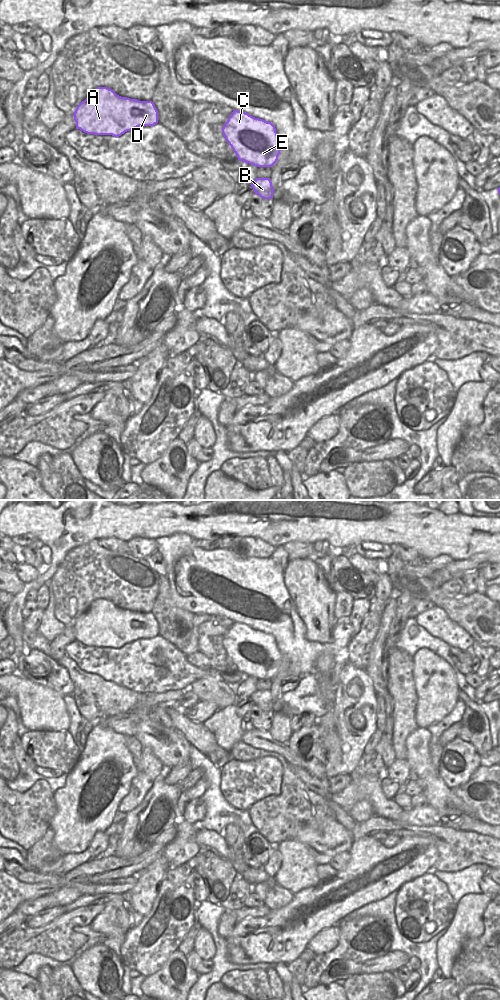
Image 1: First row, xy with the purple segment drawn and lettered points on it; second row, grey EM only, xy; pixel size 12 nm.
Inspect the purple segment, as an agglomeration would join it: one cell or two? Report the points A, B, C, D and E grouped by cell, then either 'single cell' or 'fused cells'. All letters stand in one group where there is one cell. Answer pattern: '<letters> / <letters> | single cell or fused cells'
A B C D E | single cell

